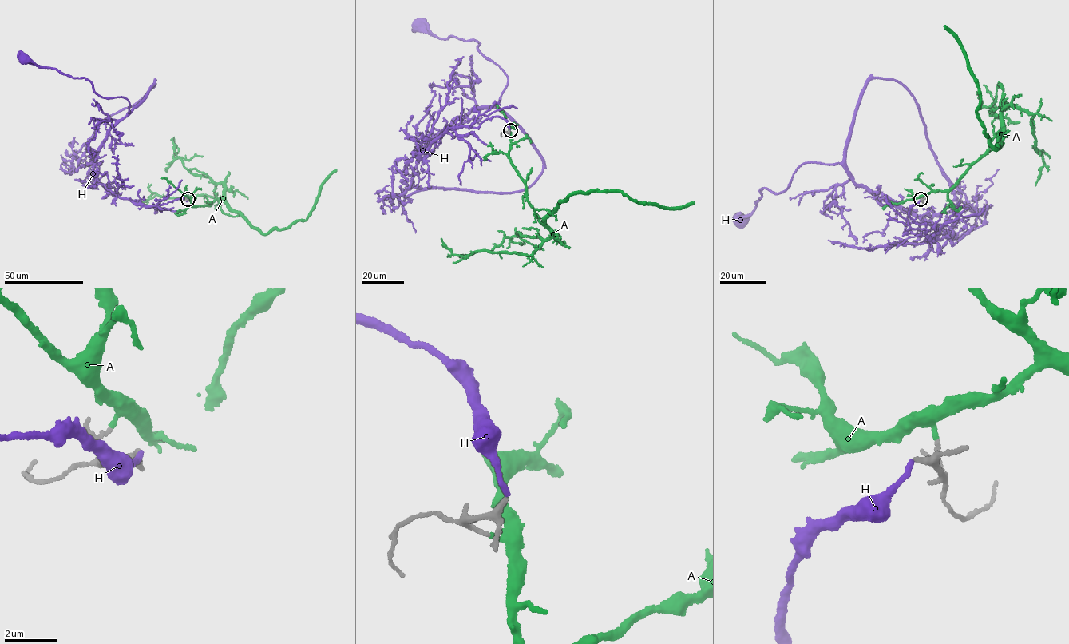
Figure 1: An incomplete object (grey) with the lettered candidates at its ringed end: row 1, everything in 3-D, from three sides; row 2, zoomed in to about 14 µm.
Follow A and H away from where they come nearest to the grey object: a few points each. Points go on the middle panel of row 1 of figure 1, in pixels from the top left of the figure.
A: (508, 133), (510, 162), (542, 223), (559, 201), (576, 192), (621, 191), (630, 199), (662, 208), (694, 201)
H: (509, 130), (498, 116), (449, 129), (417, 156), (497, 104), (508, 78), (480, 42), (440, 39), (421, 21)

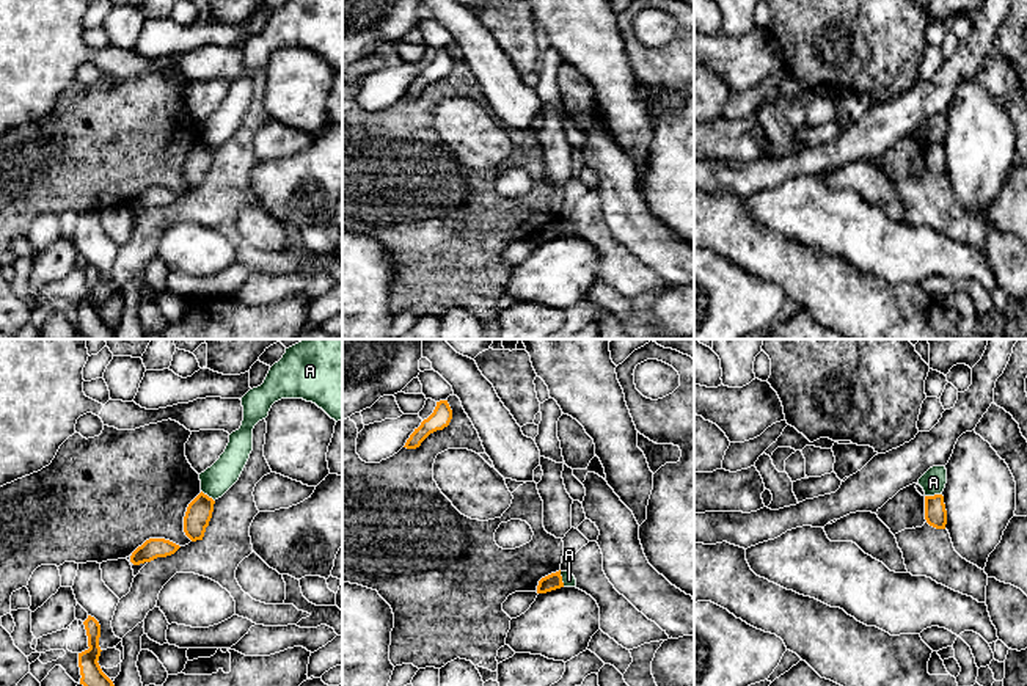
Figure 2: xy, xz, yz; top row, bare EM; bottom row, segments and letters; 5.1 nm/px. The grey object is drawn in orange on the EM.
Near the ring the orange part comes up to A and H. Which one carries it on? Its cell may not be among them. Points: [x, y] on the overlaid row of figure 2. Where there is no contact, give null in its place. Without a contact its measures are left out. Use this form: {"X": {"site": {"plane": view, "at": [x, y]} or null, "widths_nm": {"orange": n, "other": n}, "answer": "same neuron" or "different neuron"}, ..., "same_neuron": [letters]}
{"A": {"site": {"plane": "yz", "at": [935, 495]}, "widths_nm": {"orange": 110, "other": 130}, "answer": "different neuron"}, "H": {"site": null, "answer": "same neuron"}, "same_neuron": ["H"]}

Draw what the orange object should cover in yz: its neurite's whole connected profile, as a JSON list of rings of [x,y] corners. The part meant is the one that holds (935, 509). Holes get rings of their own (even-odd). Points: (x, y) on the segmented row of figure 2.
[[[942,494],[925,496],[925,520],[936,529],[945,529],[947,510]]]

